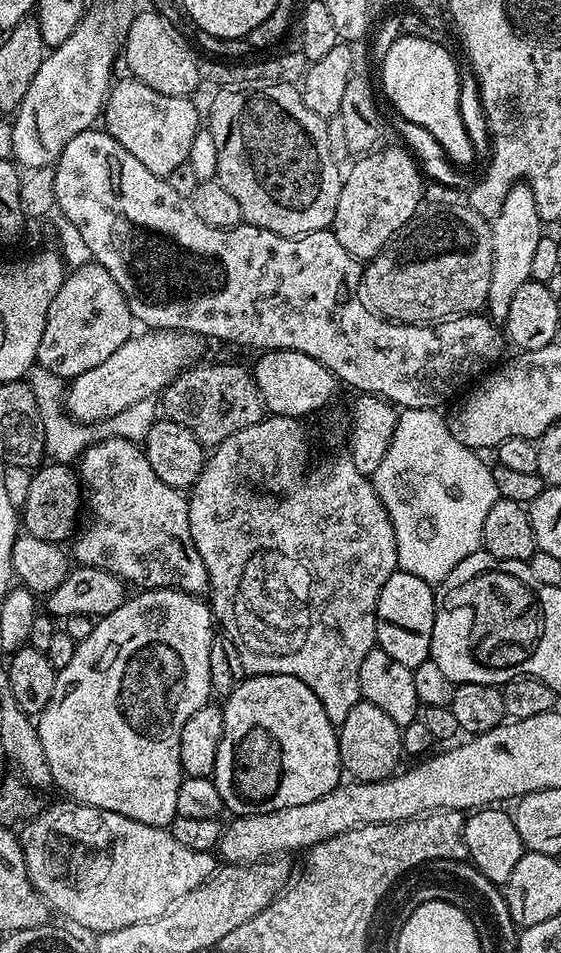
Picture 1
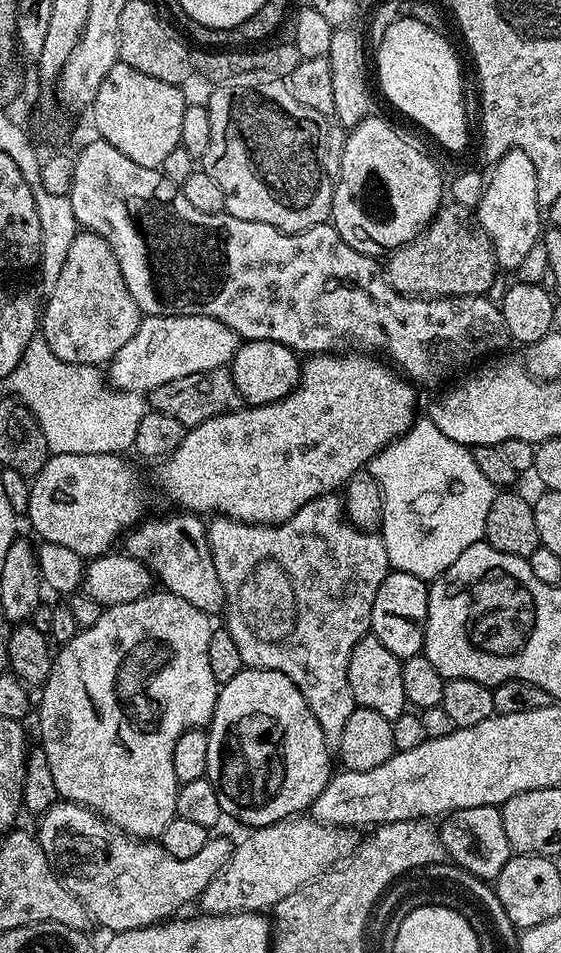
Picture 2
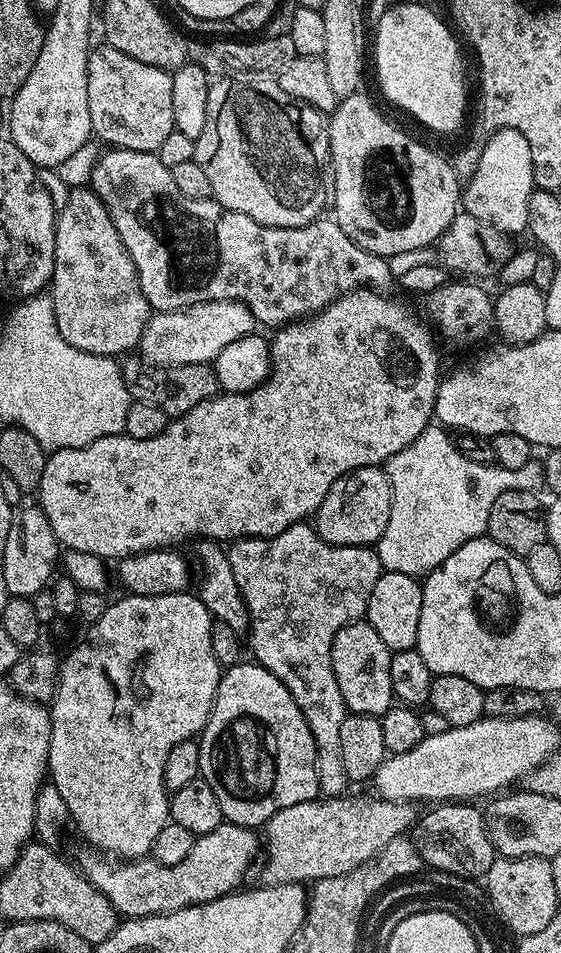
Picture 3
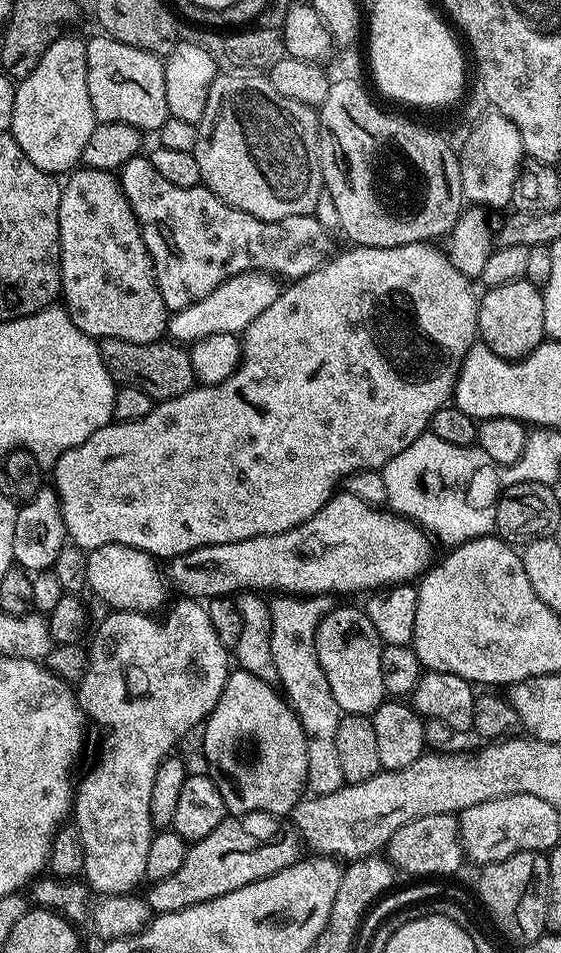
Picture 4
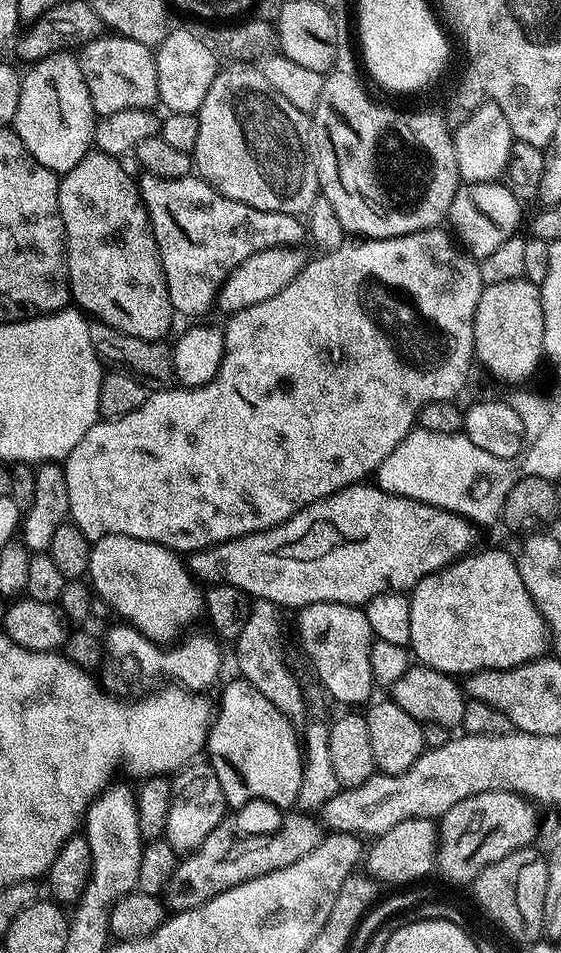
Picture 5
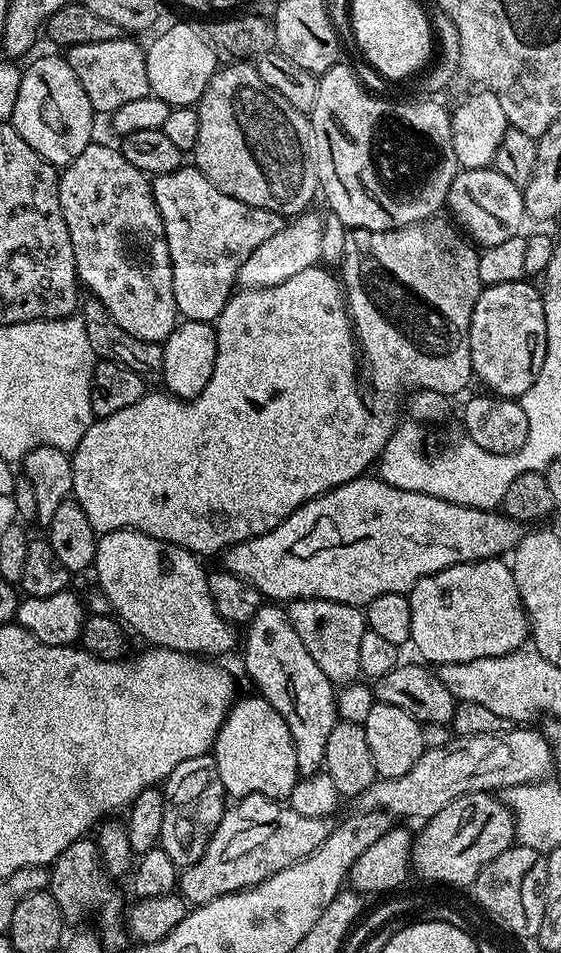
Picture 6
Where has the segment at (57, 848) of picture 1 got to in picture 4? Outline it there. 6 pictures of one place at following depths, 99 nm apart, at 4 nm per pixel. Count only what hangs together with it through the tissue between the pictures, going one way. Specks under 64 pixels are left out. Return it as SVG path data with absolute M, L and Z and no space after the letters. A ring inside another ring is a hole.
M231 822L219 824L206 838L195 841L186 854L186 862L170 878L149 883L146 899L153 913L177 912L195 904L242 890L250 882L258 882L278 870L286 870L296 863L301 855L302 842L295 831L276 832L265 840L257 842L253 848L236 848L236 828Z

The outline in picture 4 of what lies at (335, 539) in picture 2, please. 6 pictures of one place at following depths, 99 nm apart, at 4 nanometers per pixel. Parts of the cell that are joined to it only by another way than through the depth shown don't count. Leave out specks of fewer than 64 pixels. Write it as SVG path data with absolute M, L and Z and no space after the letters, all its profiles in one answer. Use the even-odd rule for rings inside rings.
M280 594L277 597L276 601L271 601L268 610L272 619L270 650L279 687L296 711L306 734L307 791L317 796L334 794L334 790L345 785L338 758L338 722L342 713L338 702L334 702L330 682L326 682L326 674L316 653L316 628L325 614L332 611L333 597L328 594Z

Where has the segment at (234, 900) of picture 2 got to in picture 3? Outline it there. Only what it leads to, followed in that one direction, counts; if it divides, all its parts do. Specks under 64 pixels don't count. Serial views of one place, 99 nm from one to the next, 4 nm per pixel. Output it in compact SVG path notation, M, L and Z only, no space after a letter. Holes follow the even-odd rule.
M329 796L286 806L268 819L268 857L264 860L265 885L304 884L334 878L372 859L396 836L405 835L417 819L417 805L402 800L369 796Z

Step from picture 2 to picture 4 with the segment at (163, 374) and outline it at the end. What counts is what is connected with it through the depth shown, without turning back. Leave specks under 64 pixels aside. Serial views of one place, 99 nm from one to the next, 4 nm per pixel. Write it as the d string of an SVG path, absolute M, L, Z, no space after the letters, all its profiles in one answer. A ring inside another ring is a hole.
M250 271L232 276L210 294L206 294L206 298L172 312L168 318L167 335L173 341L188 346L210 334L243 333L244 329L250 326L250 322L254 322L254 318L262 314L262 310L268 309L280 297L281 287L277 287L275 283L277 284L275 279L262 272Z

